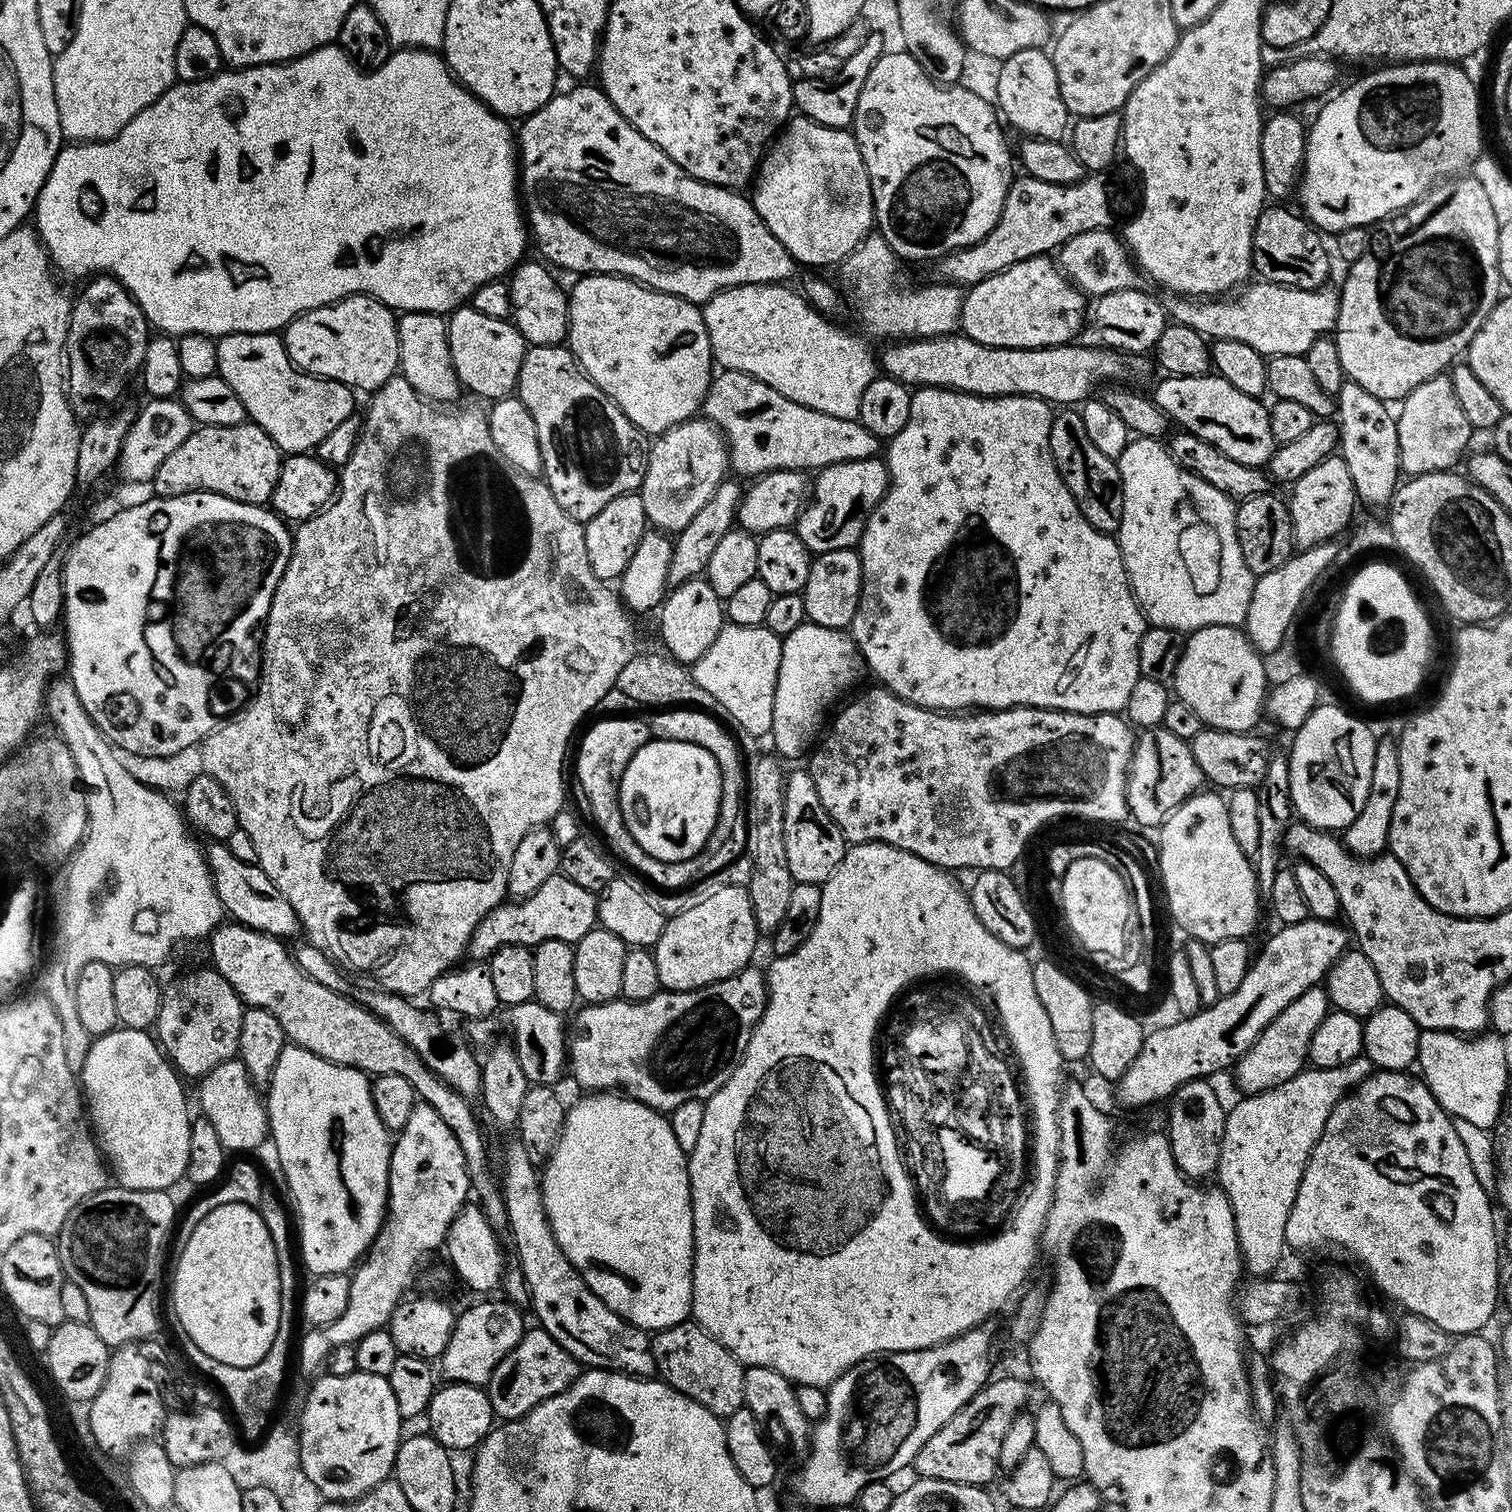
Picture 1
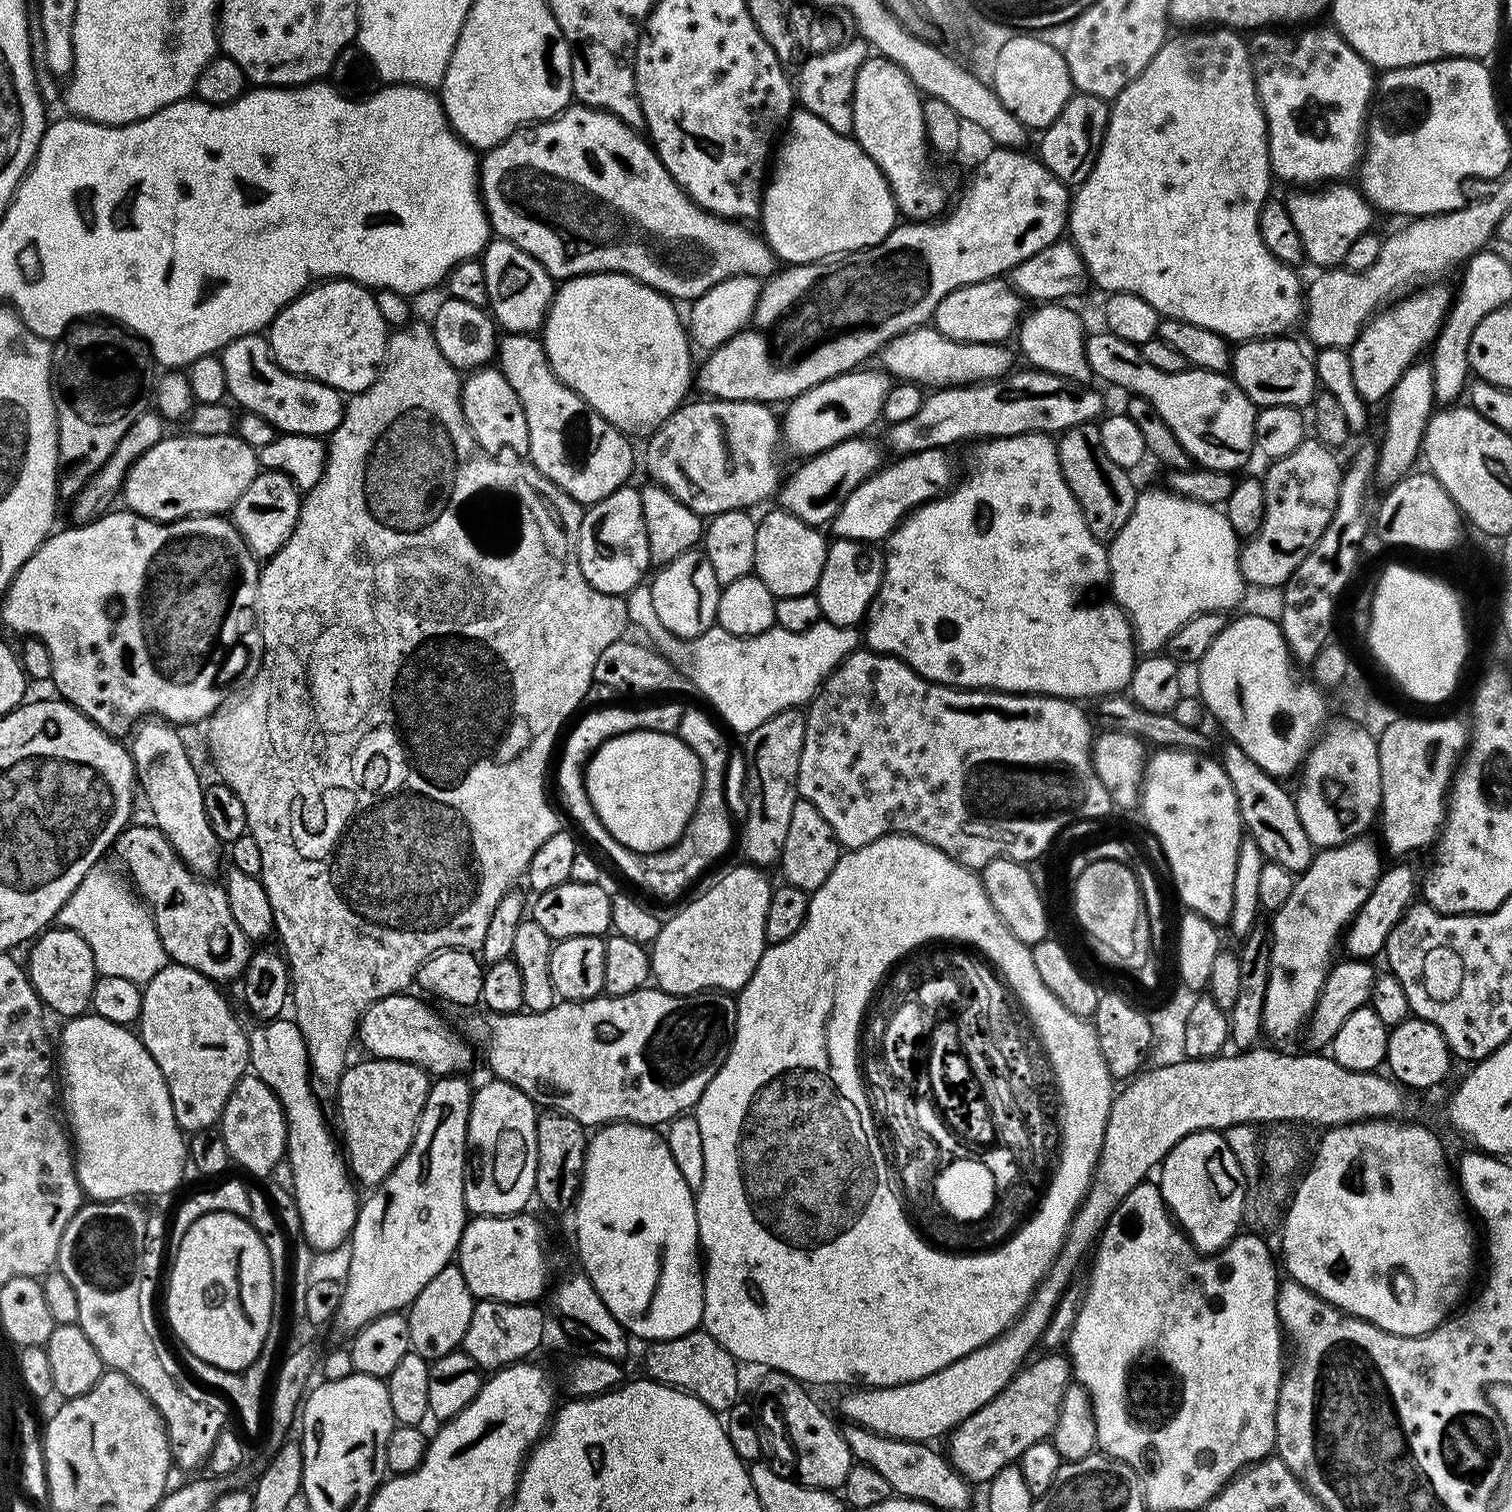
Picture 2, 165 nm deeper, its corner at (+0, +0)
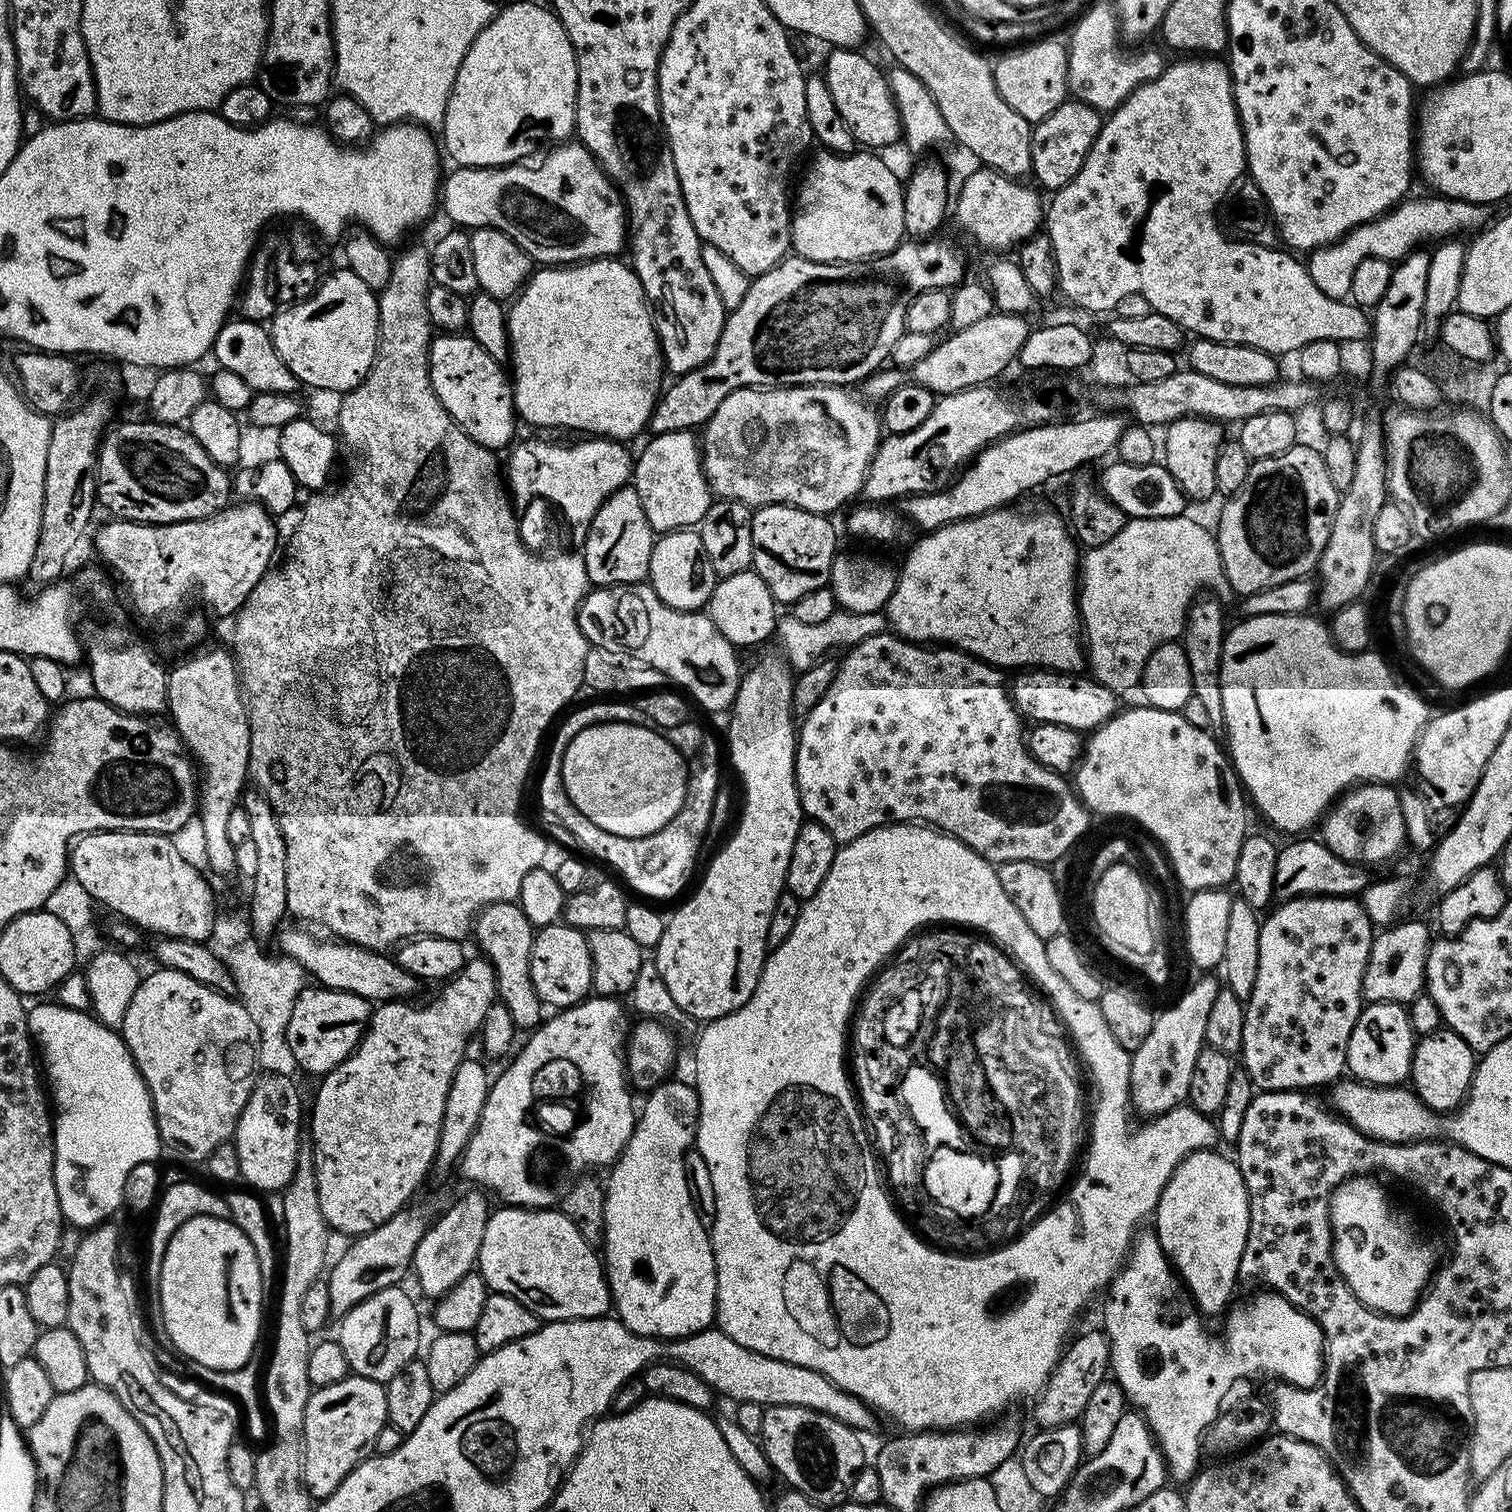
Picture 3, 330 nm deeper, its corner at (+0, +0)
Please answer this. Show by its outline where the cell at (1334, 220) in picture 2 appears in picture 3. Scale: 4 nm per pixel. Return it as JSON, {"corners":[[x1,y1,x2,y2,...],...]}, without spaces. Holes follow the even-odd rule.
{"corners":[[1439,194,1420,196,1417,200,1405,198,1388,209,1378,218,1351,228,1348,233,1334,244,1317,248,1306,256,1306,267,1314,286,1322,290,1331,300,1343,300,1348,296,1350,281,1356,269,1365,258,1382,258,1399,262,1411,252,1417,251,1427,240,1443,242,1449,238,1459,237,1459,232,1476,234,1489,223,1489,205,1475,204,1465,200,1449,200]]}

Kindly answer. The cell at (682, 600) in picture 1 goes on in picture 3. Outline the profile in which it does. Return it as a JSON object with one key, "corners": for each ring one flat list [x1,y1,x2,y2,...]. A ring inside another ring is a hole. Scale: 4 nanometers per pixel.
{"corners":[[699,531,665,532,653,543,648,580,666,606,683,612,701,611,707,605,717,579,715,570,710,566,710,558,706,558]]}

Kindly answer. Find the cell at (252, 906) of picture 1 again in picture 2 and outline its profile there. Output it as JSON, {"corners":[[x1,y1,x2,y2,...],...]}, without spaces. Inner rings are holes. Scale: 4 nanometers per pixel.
{"corners":[[148,718,137,723,131,733,130,751,132,760,136,764,136,778,148,795,148,808,152,811,151,823,170,842,170,846,178,854,178,858,184,865,200,879,213,879,220,868,220,856,222,860,222,843,215,836,215,830,211,828,210,818,207,817,206,802,203,801,205,781,200,781,192,760,188,757,188,748,184,740,179,736,173,725,159,719]]}

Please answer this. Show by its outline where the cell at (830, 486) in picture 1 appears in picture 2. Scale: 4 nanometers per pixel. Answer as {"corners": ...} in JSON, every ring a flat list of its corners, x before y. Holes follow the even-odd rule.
{"corners":[[931,448,901,455,892,465,881,467,880,471,865,478,846,498,842,510,830,525,831,534,838,540,859,540,861,542,884,542,908,513,920,505,936,500,953,487,952,460,942,448]]}

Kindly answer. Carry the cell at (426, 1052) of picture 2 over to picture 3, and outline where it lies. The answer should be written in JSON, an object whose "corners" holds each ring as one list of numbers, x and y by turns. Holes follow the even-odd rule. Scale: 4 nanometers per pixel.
{"corners":[[323,986,305,987,294,1002,287,1030,297,1069,305,1068,306,1071,313,1072,316,1078,320,1078,324,1073,337,1068,356,1049,364,1035,369,1015,369,1001,358,994]]}

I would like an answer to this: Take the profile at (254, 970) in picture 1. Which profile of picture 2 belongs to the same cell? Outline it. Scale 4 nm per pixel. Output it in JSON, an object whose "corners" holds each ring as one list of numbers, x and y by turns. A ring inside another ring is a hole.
{"corners":[[129,826,116,838,114,853,116,860,125,868,127,879,135,893,148,905,154,918,154,926,158,930,158,938,166,950,169,961,182,966,190,966,207,976,213,982,220,980,239,981,244,975,244,967,252,957,253,949,246,934,234,922,234,914,230,914,230,902,226,898,223,887,211,879,200,879,178,858,178,854,170,846,170,842,154,826,135,828]]}

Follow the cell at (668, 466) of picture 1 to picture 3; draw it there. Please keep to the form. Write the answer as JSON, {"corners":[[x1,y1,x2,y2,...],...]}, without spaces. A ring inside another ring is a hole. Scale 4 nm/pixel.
{"corners":[[838,384,734,390,722,398,718,410,702,428,702,459,708,487,721,500,737,500,749,506,791,504,807,512,838,511,847,500,861,495,868,467,882,439,882,420,877,409,875,412,867,399,852,392,855,391]]}

